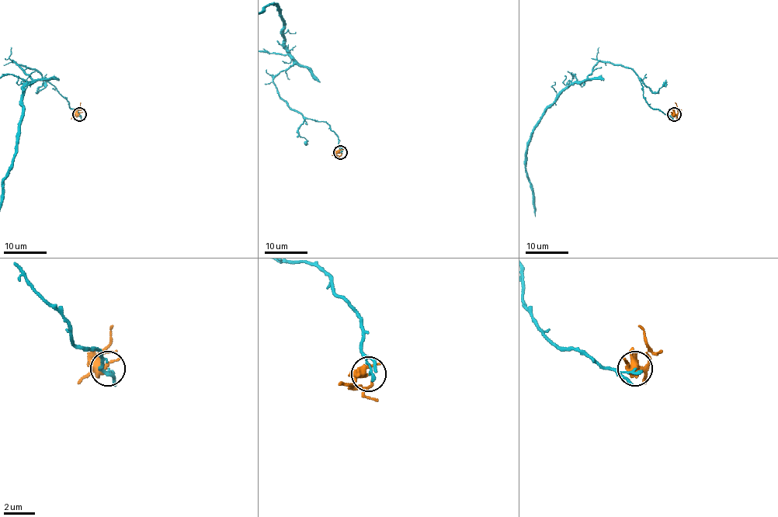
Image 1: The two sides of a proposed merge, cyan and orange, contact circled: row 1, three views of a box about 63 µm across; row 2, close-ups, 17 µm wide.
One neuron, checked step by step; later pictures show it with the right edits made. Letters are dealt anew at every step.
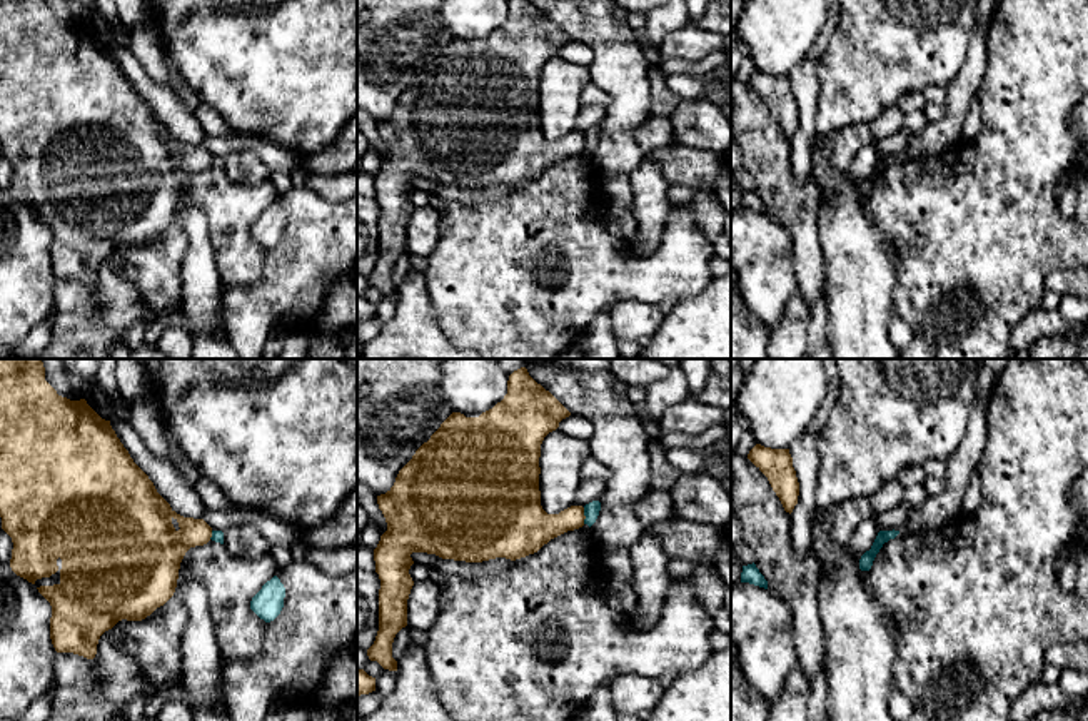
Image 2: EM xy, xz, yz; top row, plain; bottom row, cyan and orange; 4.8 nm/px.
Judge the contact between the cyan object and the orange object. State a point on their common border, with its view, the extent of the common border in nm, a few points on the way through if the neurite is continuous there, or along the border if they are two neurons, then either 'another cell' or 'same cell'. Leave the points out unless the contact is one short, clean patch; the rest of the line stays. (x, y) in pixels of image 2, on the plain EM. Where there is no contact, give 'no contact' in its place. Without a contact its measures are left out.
meets cyan in xz at (584, 141); contact 80 nm long; border along xz (583, 134), (584, 149); another cell

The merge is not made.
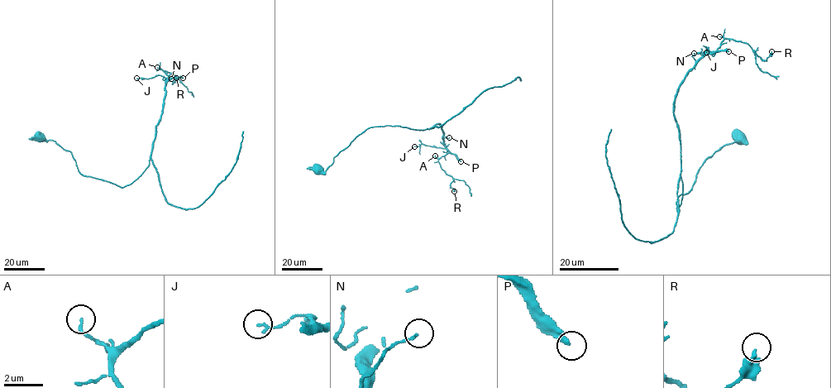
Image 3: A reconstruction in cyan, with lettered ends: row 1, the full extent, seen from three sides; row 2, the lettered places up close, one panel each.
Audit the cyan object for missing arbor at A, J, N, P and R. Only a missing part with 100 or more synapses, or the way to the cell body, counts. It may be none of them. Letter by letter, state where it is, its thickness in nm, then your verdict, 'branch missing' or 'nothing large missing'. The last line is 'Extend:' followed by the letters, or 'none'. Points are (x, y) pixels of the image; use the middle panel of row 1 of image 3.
A: at (435, 155); 140 nm thick; nothing large missing
J: at (414, 146); 120 nm thick; nothing large missing
N: at (449, 137); 120 nm thick; nothing large missing
P: at (460, 161); 360 nm thick; branch missing
R: at (454, 191); 320 nm thick; nothing large missing
Extend: P

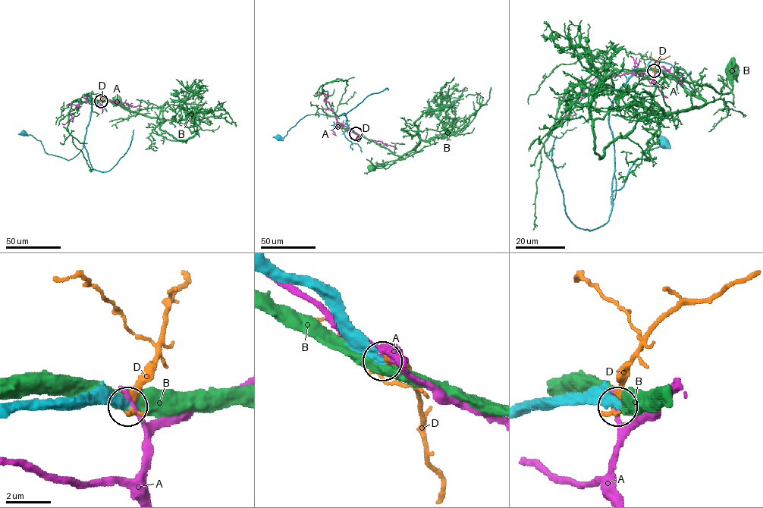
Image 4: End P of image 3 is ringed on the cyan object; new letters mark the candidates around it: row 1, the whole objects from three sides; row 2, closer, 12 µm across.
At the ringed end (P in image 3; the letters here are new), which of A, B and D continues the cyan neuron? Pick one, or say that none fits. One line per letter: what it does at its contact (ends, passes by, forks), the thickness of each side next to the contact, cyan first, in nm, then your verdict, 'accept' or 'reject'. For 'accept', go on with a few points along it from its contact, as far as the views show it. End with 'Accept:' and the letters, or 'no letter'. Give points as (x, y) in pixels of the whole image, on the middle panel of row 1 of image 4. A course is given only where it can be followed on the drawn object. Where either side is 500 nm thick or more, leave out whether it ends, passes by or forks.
A: it ends; calibres 460 and 240 nm; reject
B: calibres 700 and 550 nm; reject
D: it passes by; calibres 440 and 280 nm; reject
Accept: no letter

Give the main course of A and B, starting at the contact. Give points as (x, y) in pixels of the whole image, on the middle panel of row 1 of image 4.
A: (356, 133), (337, 120), (329, 102), (324, 101), (327, 95), (319, 92), (316, 93)
B: (355, 133), (389, 148), (399, 156), (387, 168), (372, 167)

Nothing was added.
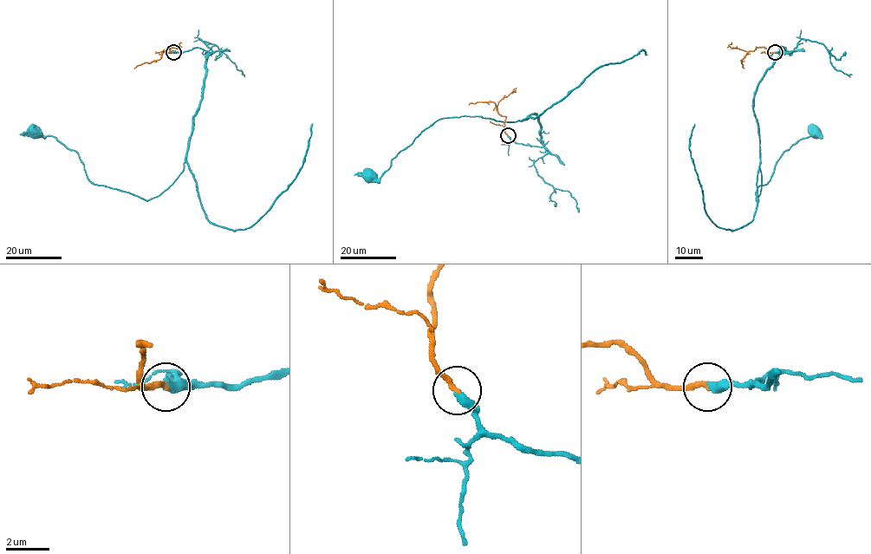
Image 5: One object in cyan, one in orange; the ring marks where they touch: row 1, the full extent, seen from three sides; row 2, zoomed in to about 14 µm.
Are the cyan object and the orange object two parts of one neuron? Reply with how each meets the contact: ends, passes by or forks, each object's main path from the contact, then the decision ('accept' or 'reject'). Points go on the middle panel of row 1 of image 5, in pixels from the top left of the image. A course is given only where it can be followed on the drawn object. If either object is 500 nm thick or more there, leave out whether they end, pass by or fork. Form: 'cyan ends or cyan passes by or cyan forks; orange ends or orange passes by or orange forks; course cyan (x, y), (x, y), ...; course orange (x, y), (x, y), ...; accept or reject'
cyan ends; orange ends; course cyan (507, 135), (542, 146), (534, 114), (512, 121), (464, 115), (437, 120), (378, 179), (368, 176); course orange (507, 135), (505, 117), (497, 111), (492, 101), (468, 104); accept

